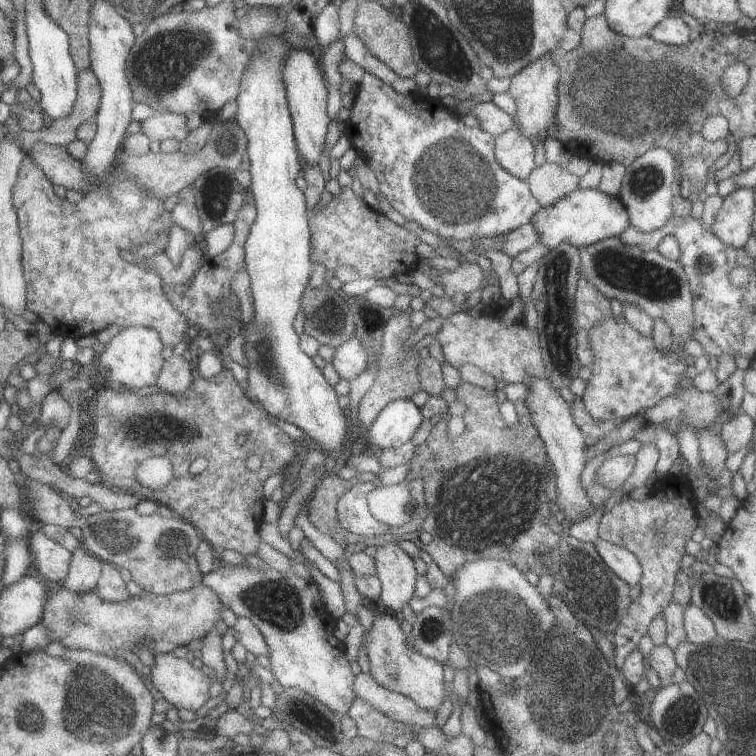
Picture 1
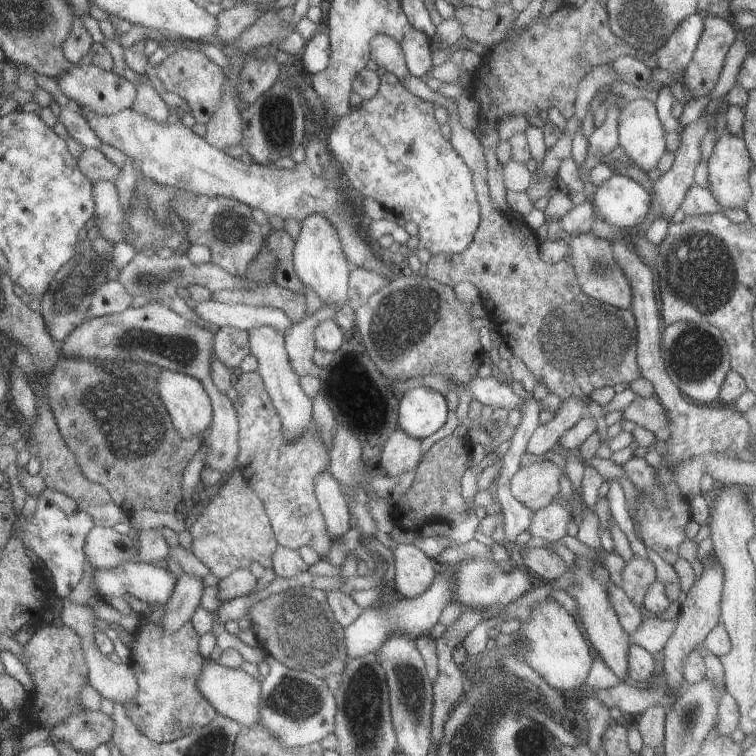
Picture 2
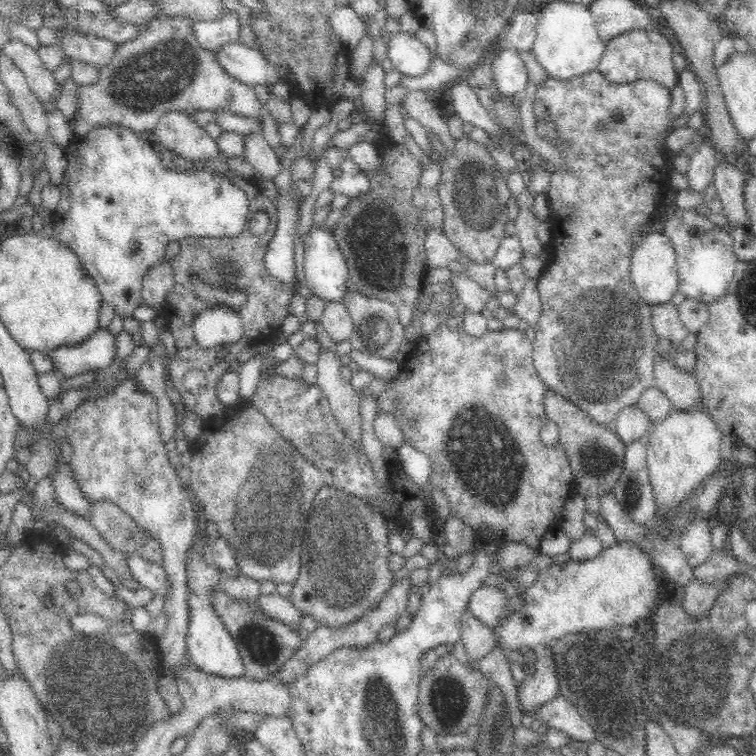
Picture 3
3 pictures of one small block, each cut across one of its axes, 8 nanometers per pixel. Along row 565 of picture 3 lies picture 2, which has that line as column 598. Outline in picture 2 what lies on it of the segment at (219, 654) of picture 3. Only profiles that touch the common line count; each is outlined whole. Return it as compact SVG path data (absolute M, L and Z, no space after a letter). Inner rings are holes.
M612 175L592 198L596 216L616 228L634 229L650 212L651 193L627 175Z

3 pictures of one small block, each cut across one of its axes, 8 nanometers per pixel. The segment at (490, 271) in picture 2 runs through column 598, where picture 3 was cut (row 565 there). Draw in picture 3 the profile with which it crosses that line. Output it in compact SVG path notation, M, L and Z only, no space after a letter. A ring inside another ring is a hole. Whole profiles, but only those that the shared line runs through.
M324 485L312 502L301 542L301 566L298 580L292 584L292 604L302 616L312 615L318 626L341 627L372 610L392 587L393 573L388 569L391 551L387 543L388 519L374 512L364 499Z

